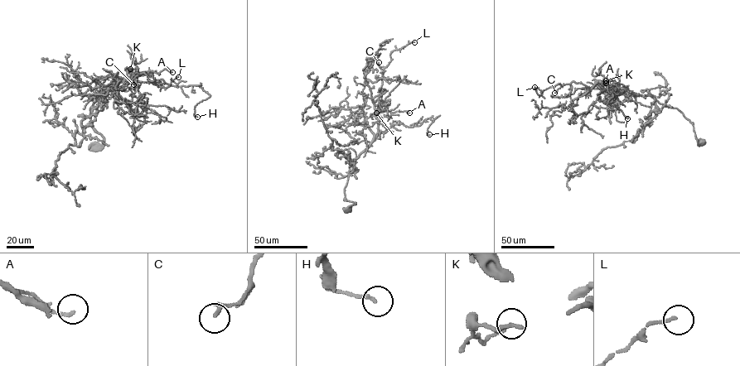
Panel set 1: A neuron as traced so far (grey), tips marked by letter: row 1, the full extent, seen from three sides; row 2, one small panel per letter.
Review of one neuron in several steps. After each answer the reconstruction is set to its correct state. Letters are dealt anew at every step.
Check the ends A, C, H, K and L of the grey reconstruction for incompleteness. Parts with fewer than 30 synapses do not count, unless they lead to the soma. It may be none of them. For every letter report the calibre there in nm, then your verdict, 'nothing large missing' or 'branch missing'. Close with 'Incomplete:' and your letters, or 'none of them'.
A: 160 nm | nothing large missing
C: 240 nm | nothing large missing
H: 170 nm | nothing large missing
K: 110 nm | nothing large missing
L: 120 nm | nothing large missing
Incomplete: none of them

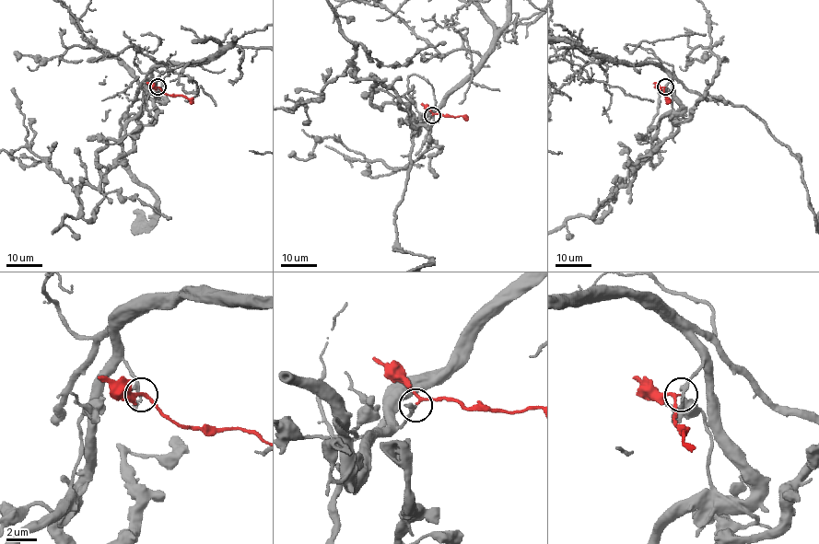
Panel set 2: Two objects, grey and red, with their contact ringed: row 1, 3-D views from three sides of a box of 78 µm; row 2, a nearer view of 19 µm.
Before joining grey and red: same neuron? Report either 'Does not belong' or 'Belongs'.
Does not belong

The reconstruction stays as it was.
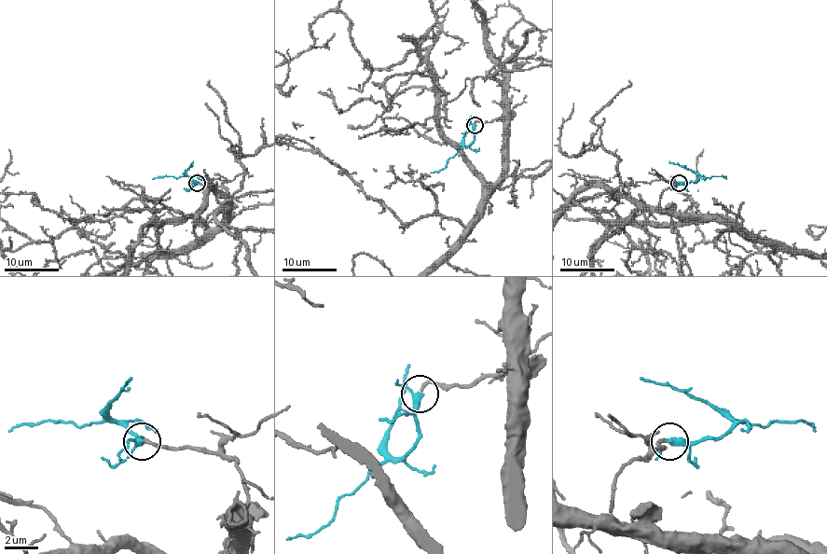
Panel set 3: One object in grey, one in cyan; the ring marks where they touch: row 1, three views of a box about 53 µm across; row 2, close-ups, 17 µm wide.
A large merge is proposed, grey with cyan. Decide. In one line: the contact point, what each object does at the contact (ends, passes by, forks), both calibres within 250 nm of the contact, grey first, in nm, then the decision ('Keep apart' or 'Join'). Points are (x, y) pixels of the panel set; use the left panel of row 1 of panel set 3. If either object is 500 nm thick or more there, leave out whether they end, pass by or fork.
Place: (197, 183). At the ring grey ends. At the ring cyan passes by. Thickness 200 nm (grey) against 320 nm. Join

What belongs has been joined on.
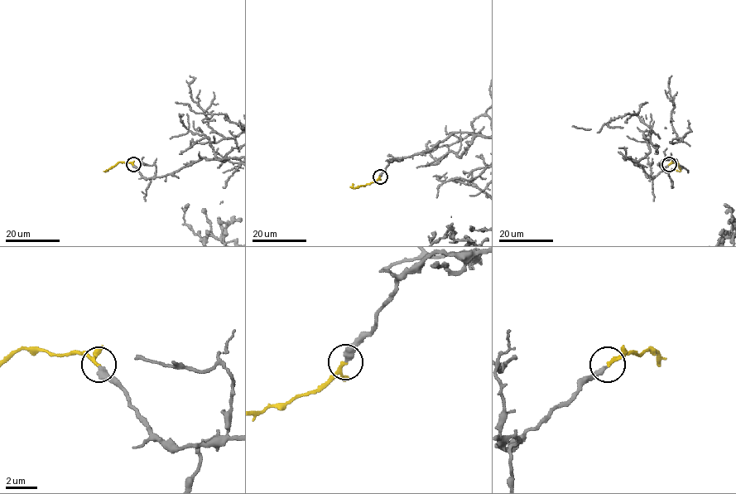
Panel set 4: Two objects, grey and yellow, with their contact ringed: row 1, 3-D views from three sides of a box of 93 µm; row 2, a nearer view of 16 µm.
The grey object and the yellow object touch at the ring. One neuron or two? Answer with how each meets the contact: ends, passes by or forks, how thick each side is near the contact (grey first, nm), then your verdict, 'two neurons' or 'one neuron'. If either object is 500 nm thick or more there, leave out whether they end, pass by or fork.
grey ends; yellow ends; calibres 380 and 240 nm; one neuron

